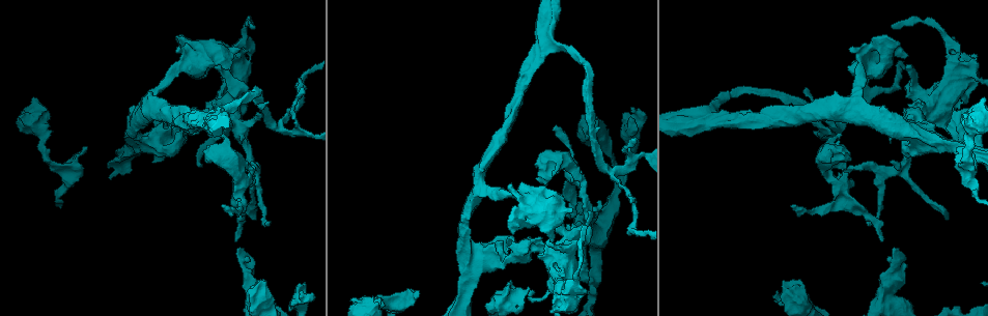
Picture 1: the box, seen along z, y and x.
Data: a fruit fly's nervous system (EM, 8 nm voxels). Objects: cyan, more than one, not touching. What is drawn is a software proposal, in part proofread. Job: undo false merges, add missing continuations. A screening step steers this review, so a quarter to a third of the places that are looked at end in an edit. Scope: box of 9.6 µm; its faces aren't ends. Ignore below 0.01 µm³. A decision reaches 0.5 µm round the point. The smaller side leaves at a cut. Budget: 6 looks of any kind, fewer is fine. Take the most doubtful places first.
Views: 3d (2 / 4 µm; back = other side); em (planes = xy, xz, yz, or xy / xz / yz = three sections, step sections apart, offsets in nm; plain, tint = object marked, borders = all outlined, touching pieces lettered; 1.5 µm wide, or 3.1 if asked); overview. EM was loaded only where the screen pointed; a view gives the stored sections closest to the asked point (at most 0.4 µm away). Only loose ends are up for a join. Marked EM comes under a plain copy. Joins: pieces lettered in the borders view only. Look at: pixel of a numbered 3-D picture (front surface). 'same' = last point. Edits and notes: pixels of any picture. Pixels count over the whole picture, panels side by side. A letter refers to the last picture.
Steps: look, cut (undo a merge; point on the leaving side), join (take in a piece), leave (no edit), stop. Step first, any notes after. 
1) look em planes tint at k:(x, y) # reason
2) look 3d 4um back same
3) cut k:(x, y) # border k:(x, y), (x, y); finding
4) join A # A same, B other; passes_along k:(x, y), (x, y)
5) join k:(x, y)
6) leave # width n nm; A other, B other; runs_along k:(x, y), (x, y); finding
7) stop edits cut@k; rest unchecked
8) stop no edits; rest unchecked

look 3d 2um at 1:(798, 290) # sharp bend

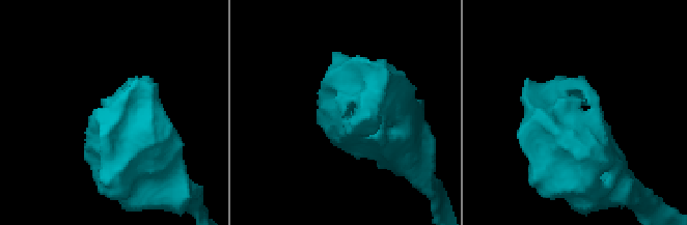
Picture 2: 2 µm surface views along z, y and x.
look em xy step 8 tint at 2:(357, 106) # shape alone is not enough

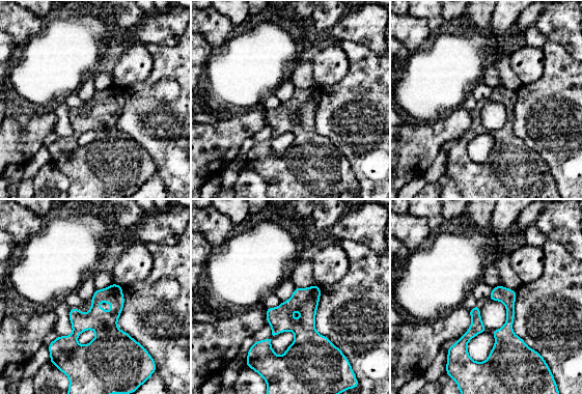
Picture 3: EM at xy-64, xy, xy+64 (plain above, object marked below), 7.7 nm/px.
look em planes borders same

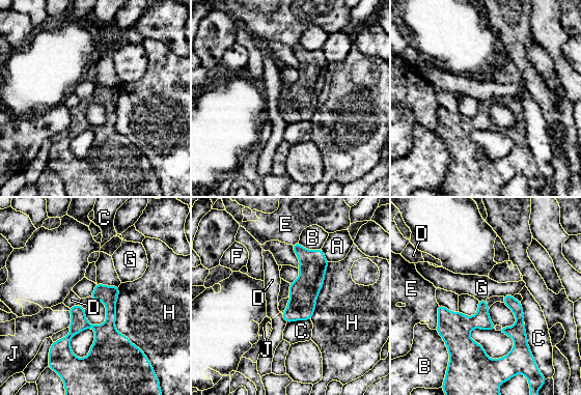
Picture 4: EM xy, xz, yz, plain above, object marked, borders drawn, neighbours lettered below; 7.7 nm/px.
leave # A other, B other, C other, D other, E other, F other, G other, H other, J other; runs_along 4:(439, 309), (452, 322), (507, 330), (523, 348); one neuron here

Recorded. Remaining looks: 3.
look 3d 4um at 1:(894, 248) # an open end

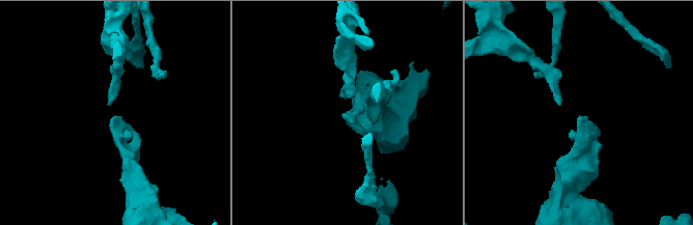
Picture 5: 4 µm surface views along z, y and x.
look em planes borders at 5:(585, 116) # shape alone is not enough

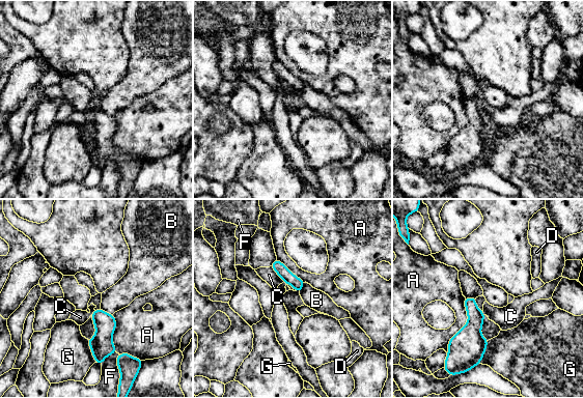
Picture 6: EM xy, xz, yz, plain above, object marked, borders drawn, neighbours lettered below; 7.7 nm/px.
leave # A other, B other, C other, D other, F other, G other; runs_along 6:(275, 263), (299, 288); none of them fits

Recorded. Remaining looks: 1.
stop no edits; rest unchecked

